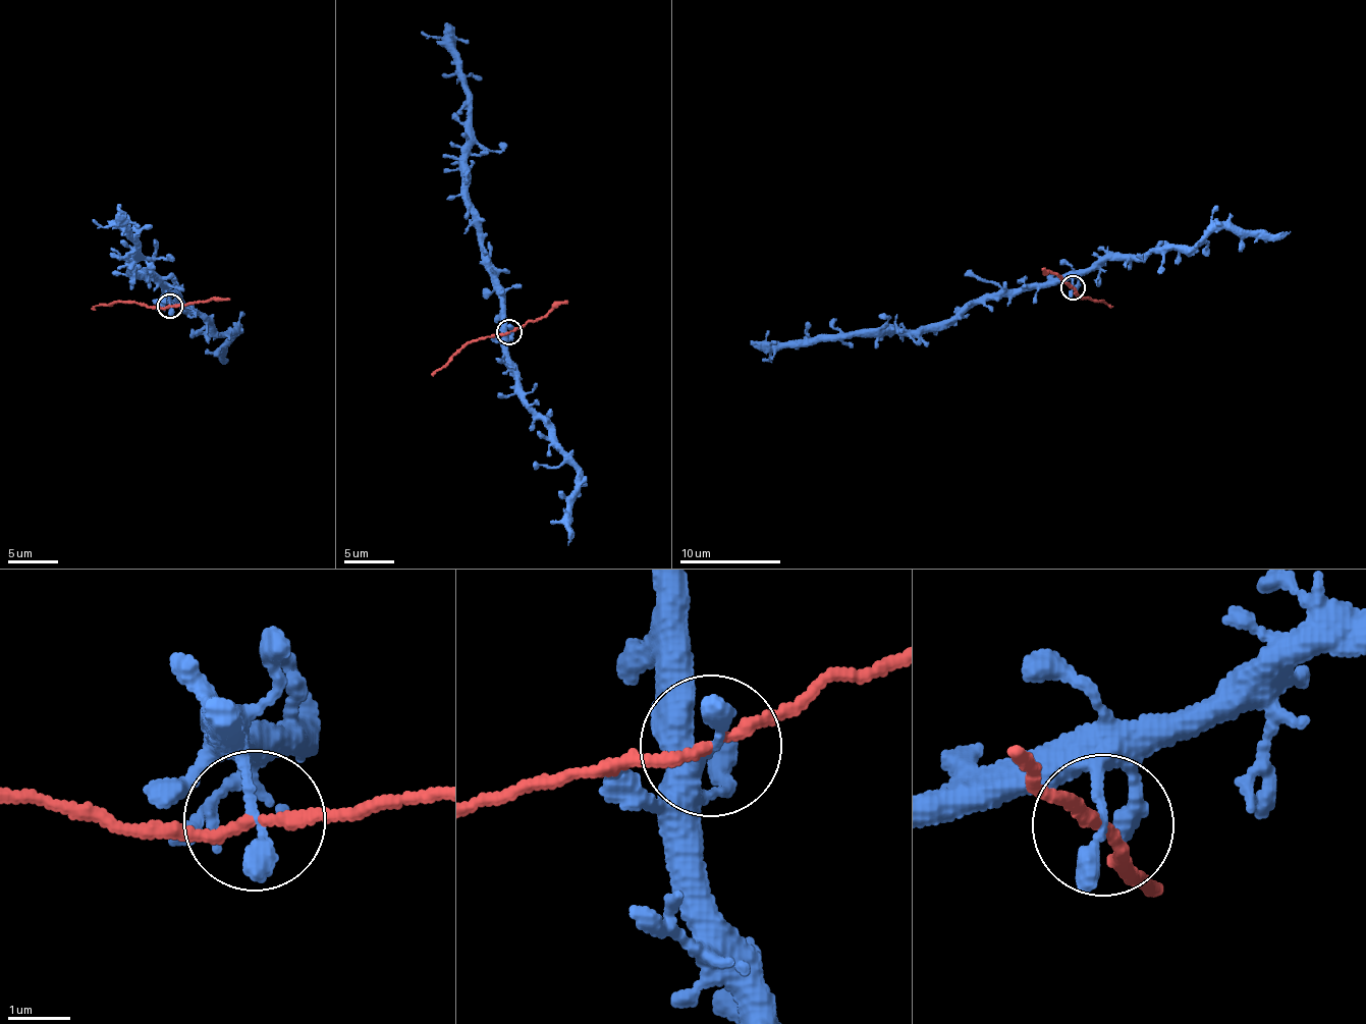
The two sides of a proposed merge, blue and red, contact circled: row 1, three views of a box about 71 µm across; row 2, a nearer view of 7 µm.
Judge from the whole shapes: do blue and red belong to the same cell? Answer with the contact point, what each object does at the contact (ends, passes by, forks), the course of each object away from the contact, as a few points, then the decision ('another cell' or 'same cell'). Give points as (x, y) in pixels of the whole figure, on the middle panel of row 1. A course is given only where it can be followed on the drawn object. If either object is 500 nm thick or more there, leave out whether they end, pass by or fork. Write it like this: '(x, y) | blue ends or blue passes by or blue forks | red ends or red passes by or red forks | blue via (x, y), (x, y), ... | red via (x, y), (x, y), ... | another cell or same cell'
(509, 332) | blue ends | red passes by | blue via (508, 331), (505, 333), (483, 236), (467, 211), (467, 82), (459, 60), (432, 35), (422, 33) | red via (508, 331), (466, 343), (432, 375) | another cell

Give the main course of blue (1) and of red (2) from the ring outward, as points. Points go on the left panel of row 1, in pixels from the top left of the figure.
1: (169, 305), (157, 272), (148, 268), (131, 275), (137, 237), (130, 227), (118, 222), (103, 227), (93, 220)
2: (169, 305), (157, 308), (126, 302), (92, 310)

